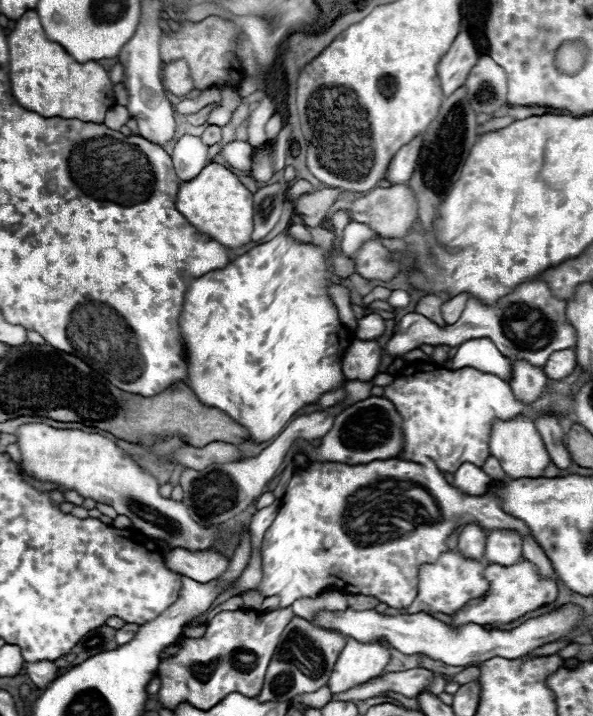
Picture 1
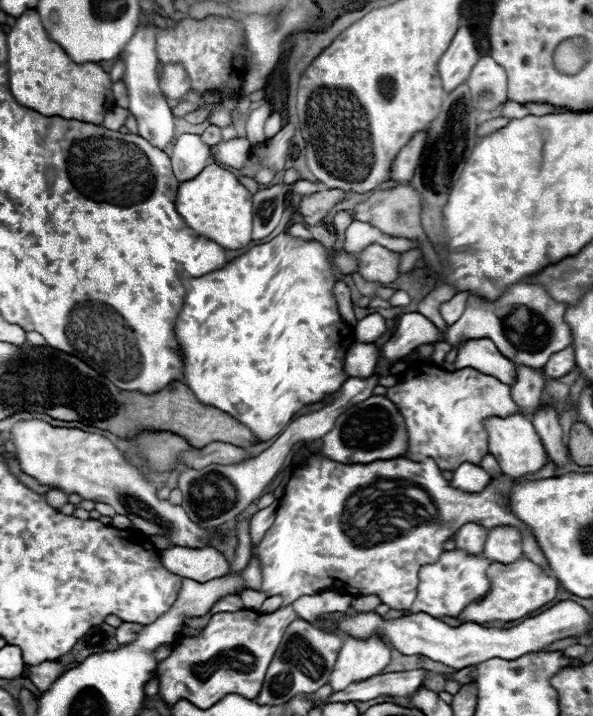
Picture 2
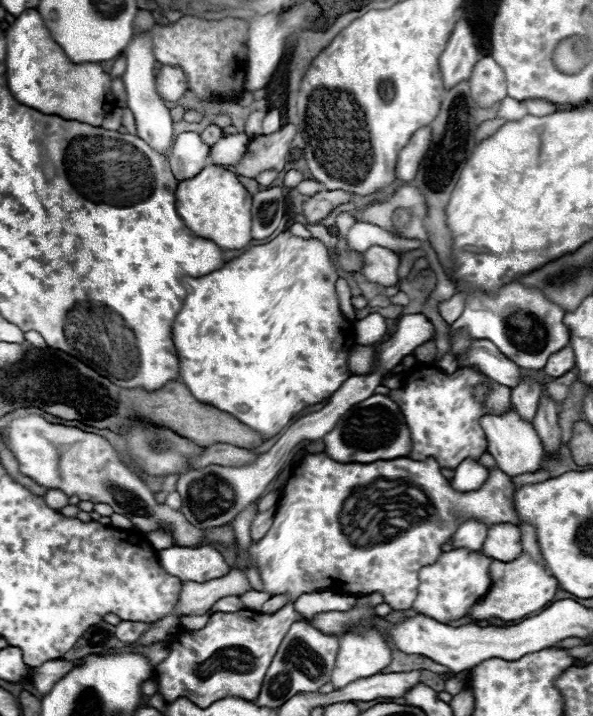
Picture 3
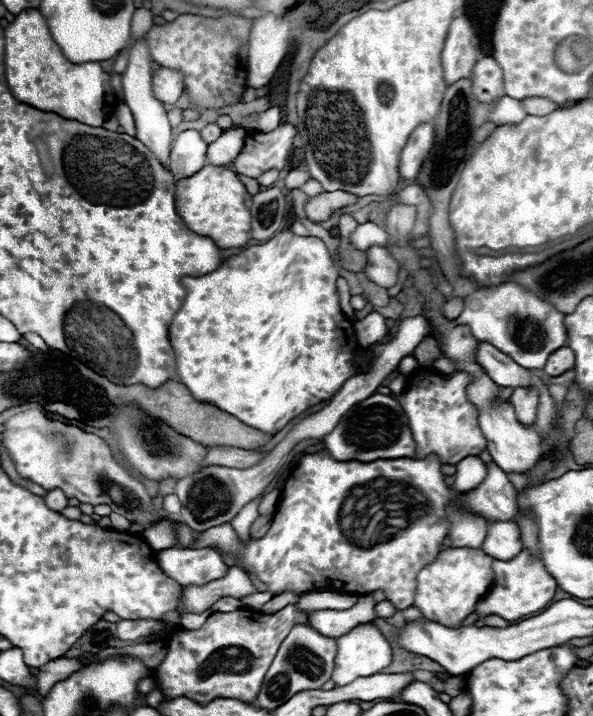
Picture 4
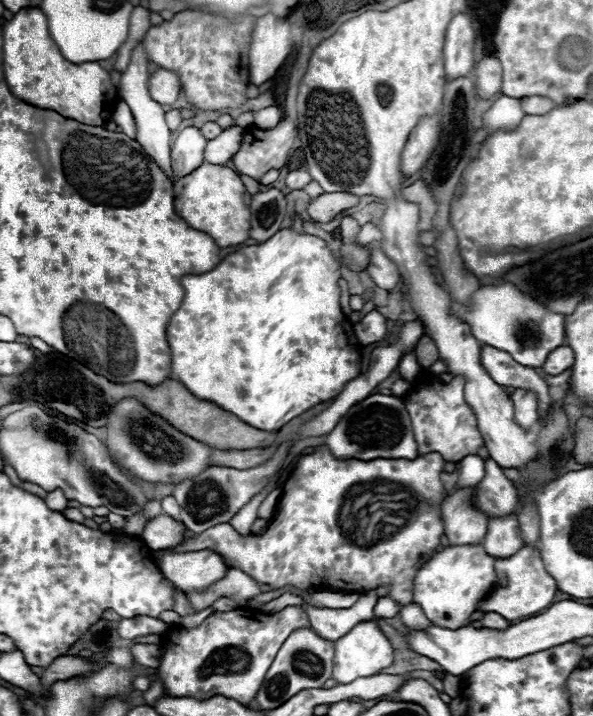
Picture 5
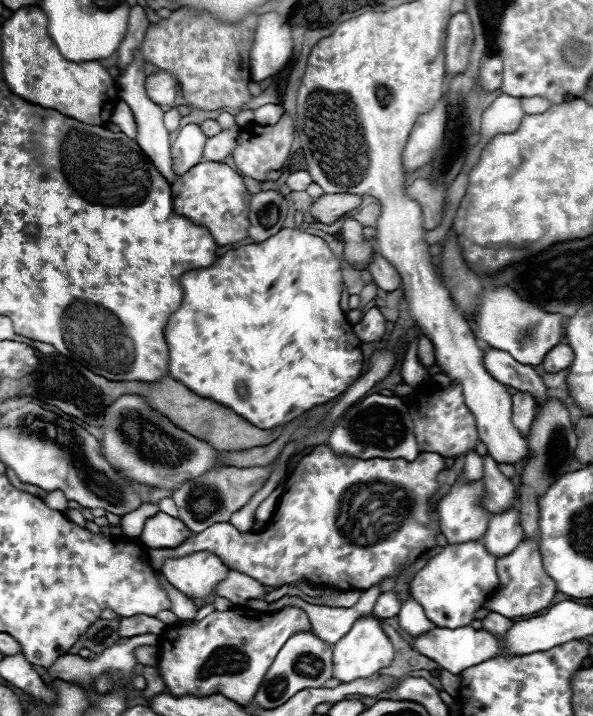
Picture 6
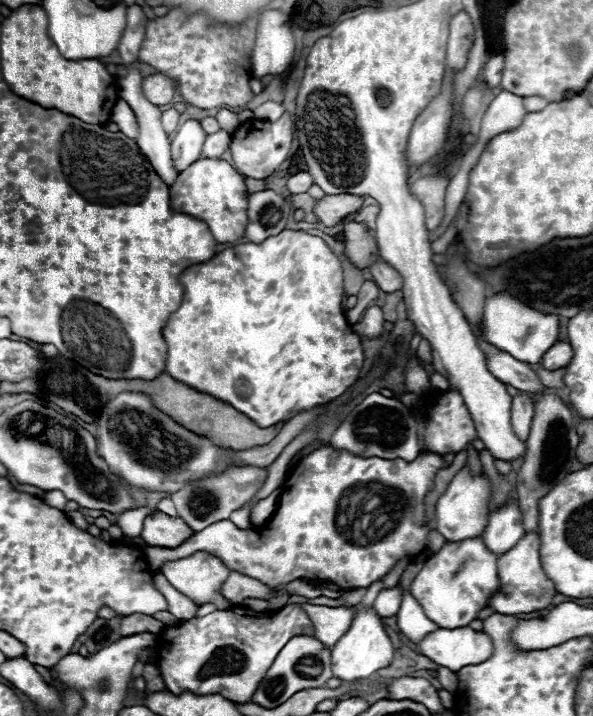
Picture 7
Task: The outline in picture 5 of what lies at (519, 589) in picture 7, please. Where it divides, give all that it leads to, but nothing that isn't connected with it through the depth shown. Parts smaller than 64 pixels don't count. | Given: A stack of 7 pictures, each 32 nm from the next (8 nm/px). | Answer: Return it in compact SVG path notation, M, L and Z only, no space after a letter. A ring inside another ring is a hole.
M522 544L522 548L516 554L512 554L510 558L498 558L494 562L494 570L498 574L498 584L490 592L490 596L484 602L480 602L478 610L496 612L496 614L504 616L506 620L516 620L516 618L538 614L540 610L544 610L552 604L552 598L556 594L556 582L544 570L540 552L534 546Z

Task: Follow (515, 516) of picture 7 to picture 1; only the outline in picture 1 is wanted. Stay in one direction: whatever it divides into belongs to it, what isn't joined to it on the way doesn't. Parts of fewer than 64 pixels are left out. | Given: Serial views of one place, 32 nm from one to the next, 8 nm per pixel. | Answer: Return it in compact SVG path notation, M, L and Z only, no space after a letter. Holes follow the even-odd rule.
M490 530L484 558L490 564L516 564L522 558L522 536L516 530Z

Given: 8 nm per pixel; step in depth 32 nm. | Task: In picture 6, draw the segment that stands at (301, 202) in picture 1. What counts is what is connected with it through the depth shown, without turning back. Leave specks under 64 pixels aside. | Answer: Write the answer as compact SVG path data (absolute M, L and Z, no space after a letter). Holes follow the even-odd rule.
M324 194L312 204L310 214L322 224L332 224L346 212L358 208L360 204L362 198L356 194Z

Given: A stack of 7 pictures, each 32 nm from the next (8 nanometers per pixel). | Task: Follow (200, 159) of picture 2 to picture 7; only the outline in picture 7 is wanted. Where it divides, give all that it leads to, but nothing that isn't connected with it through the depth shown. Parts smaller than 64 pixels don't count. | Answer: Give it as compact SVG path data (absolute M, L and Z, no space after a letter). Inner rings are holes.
M186 120L178 126L178 130L172 136L170 148L172 148L172 160L176 164L176 170L182 172L192 164L192 160L198 160L202 156L202 144L204 144L204 130L198 120Z

